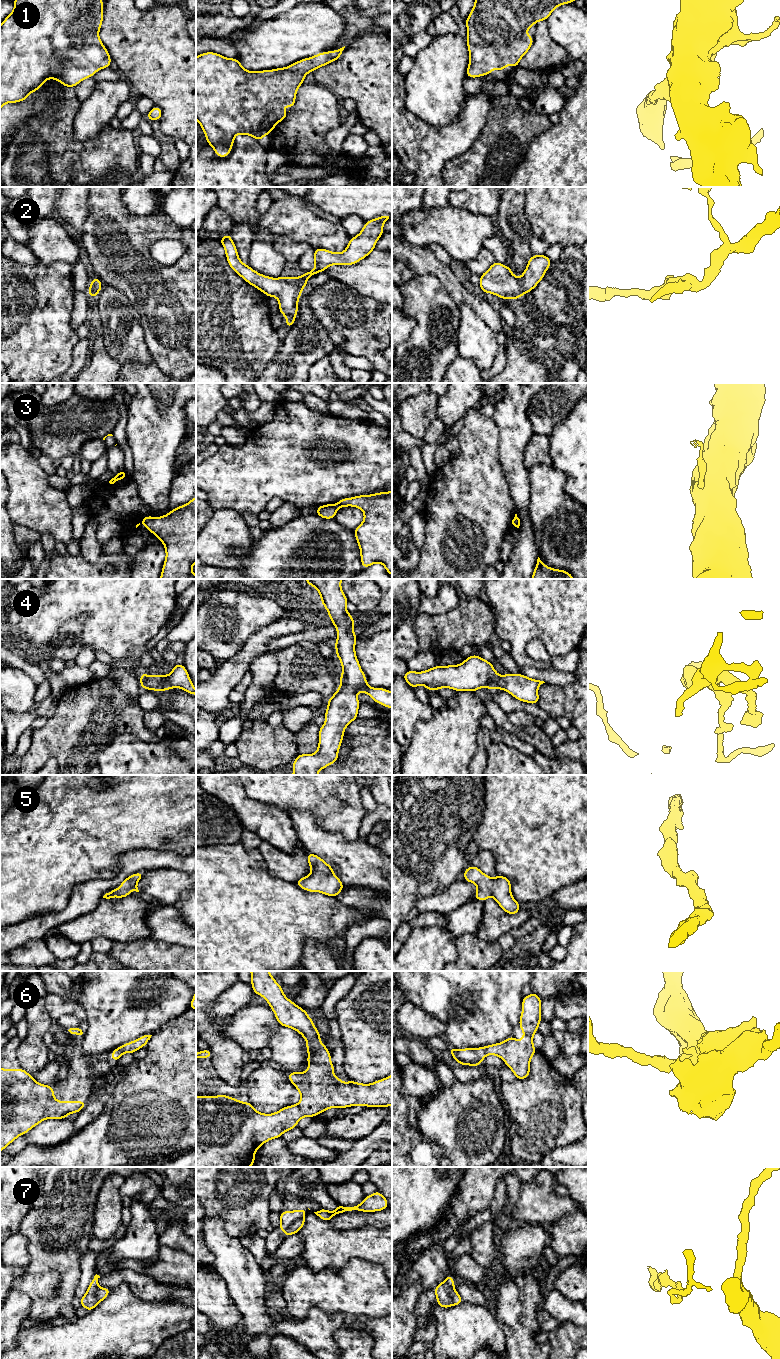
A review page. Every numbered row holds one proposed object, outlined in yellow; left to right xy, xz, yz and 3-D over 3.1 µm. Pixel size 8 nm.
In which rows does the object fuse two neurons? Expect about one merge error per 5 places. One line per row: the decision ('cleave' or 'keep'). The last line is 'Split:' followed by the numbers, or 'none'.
1: keep
2: keep
3: cleave
4: keep
5: keep
6: keep
7: cleave
Split: 3, 7

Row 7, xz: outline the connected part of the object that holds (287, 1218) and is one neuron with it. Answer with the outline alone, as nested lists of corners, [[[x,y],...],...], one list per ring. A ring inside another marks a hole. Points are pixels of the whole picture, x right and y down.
[[[306,1208],[293,1211],[282,1211],[280,1213],[279,1229],[286,1232],[295,1221],[301,1219],[302,1217],[305,1217],[305,1215]]]

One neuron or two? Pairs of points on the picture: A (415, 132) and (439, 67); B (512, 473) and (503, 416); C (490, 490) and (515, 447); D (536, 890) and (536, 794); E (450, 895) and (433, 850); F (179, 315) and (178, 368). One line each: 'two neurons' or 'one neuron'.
A: two neurons
B: one neuron
C: two neurons
D: one neuron
E: two neurons
F: one neuron

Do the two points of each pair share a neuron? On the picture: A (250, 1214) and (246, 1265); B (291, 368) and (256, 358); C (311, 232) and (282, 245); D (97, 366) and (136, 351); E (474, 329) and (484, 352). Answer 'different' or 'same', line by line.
A: different
B: different
C: different
D: different
E: same

